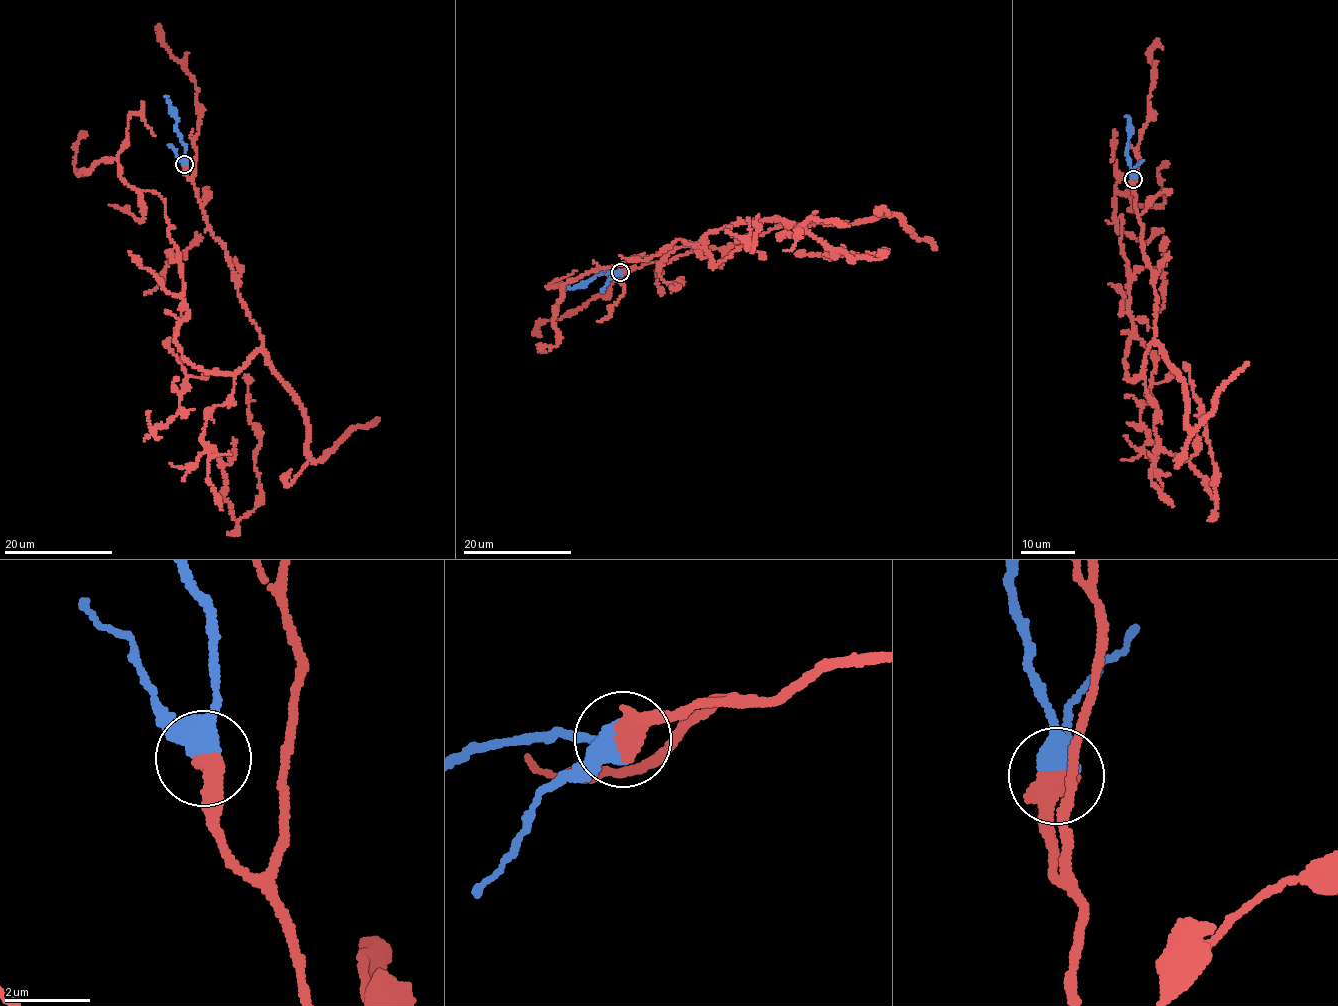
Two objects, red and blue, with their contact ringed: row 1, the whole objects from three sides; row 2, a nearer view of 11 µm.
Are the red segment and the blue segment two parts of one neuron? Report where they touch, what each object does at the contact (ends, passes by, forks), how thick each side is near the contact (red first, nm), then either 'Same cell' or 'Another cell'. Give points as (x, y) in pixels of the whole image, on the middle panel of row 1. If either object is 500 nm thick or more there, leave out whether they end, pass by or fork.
Place: (620, 272). At the ring red ends. At the ring blue passes by. Thickness 440 nm (red) against 440 nm. Same cell

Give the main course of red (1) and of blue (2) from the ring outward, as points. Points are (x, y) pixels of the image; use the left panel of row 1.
1: (184, 165), (262, 339), (233, 372), (185, 358), (166, 203), (125, 183), (115, 158), (77, 174), (86, 134)
2: (184, 165), (185, 145), (176, 130), (175, 110), (168, 95)

